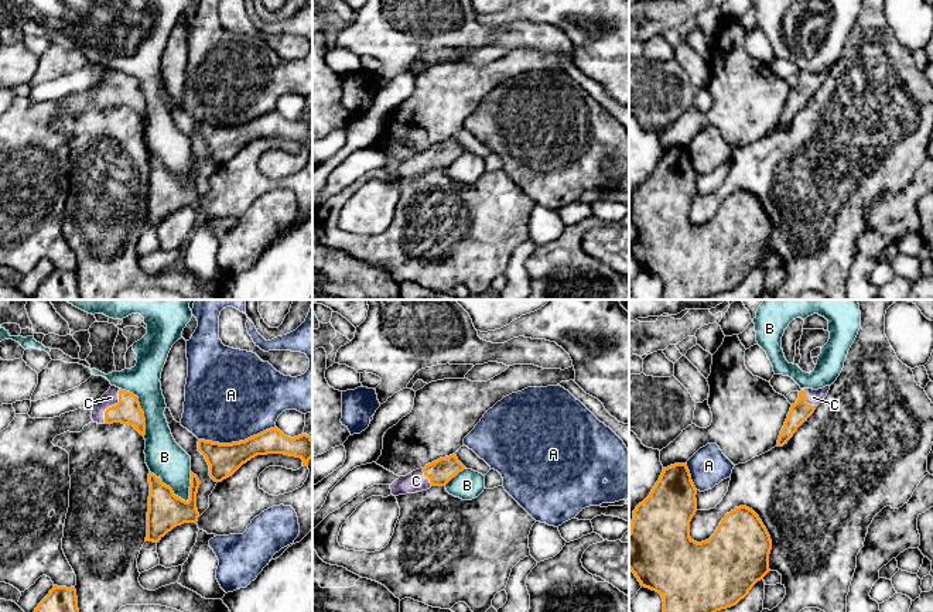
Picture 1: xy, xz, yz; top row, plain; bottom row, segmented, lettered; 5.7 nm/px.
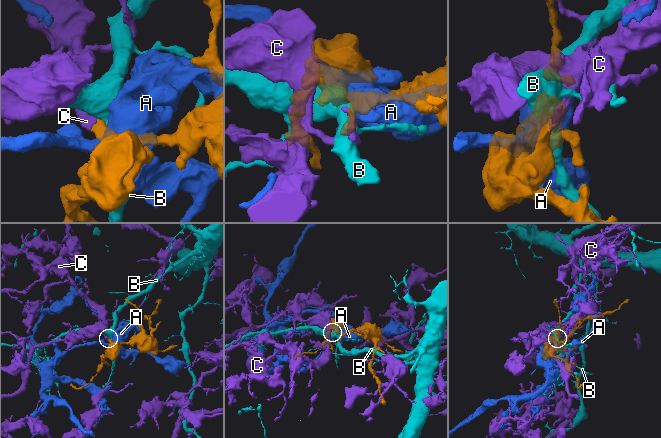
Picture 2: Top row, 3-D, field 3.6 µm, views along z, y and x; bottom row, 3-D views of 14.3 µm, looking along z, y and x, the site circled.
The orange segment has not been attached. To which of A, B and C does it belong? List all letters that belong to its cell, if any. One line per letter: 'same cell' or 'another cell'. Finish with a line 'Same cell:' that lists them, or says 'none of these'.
A: another cell
B: another cell
C: same cell
Same cell: C

